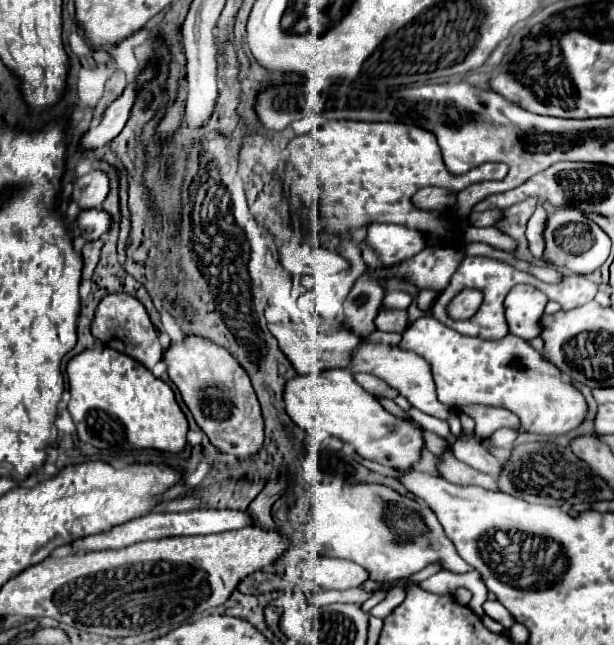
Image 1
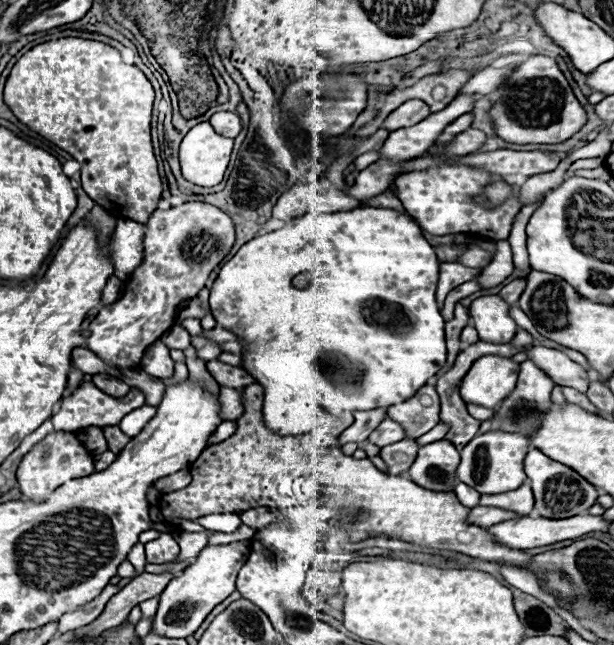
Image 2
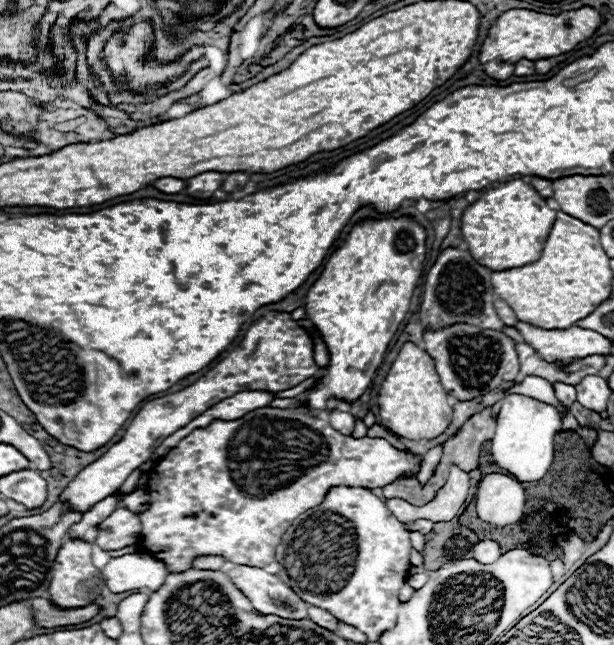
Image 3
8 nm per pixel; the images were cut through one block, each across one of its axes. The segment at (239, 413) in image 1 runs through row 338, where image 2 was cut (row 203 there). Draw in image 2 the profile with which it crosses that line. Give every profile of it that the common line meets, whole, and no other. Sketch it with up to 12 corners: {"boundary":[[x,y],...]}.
{"boundary":[[220,208],[146,222],[144,260],[86,346],[136,368],[236,240]]}

